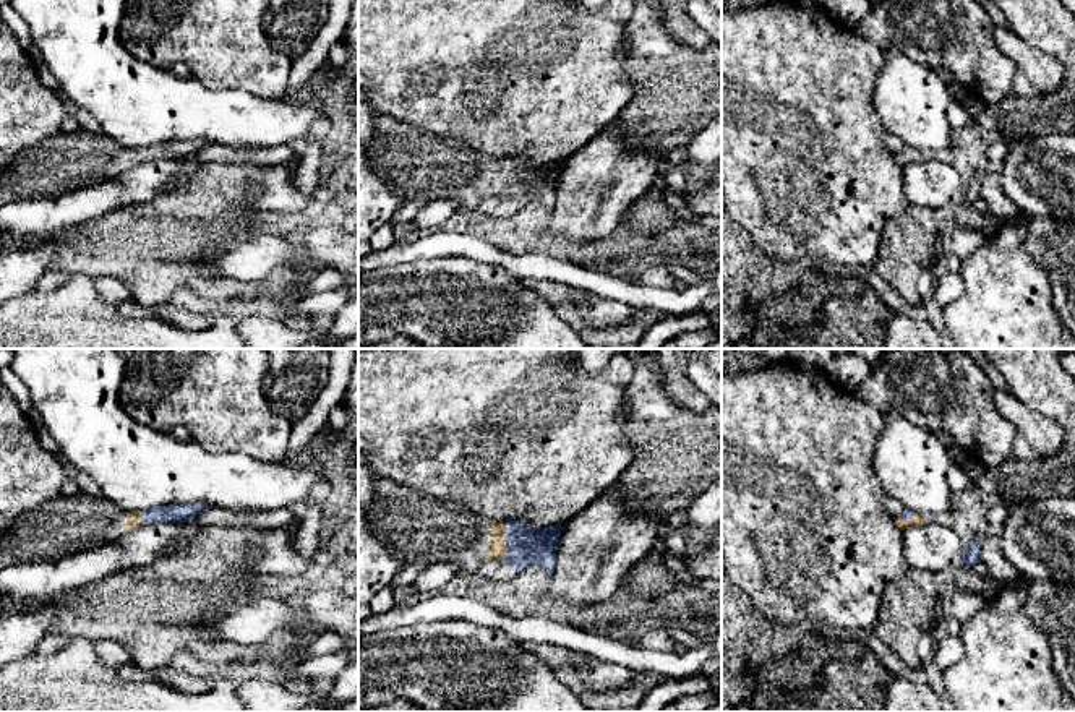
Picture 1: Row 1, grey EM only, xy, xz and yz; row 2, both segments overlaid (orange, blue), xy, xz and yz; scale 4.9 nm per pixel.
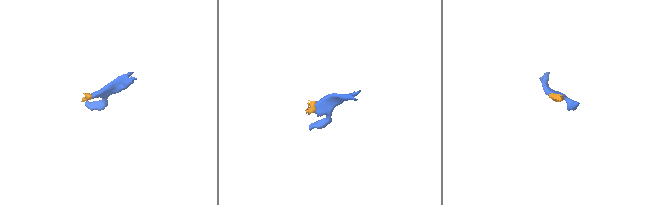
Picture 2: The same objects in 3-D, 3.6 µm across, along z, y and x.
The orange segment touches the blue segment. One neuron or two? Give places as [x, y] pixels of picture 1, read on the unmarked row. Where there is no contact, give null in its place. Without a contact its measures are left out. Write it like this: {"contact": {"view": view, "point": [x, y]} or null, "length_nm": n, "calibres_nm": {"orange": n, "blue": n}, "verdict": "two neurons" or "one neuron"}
{"contact": {"view": "xz", "point": [506, 177]}, "length_nm": 190, "calibres_nm": {"orange": 100, "blue": 140}, "verdict": "one neuron"}

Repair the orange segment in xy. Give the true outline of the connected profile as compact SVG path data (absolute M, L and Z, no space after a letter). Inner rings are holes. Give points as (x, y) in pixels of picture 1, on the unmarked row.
M58 131L0 170L0 208L31 196L58 196L101 183L144 161L196 157L206 143L173 139L125 149L105 135Z

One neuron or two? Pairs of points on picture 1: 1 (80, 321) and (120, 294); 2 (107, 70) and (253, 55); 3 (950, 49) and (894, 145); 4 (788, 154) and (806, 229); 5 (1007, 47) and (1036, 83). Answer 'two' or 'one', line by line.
1: two
2: two
3: two
4: one
5: one

